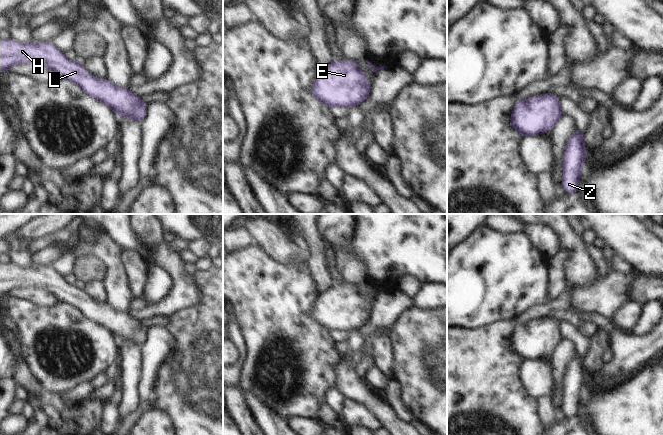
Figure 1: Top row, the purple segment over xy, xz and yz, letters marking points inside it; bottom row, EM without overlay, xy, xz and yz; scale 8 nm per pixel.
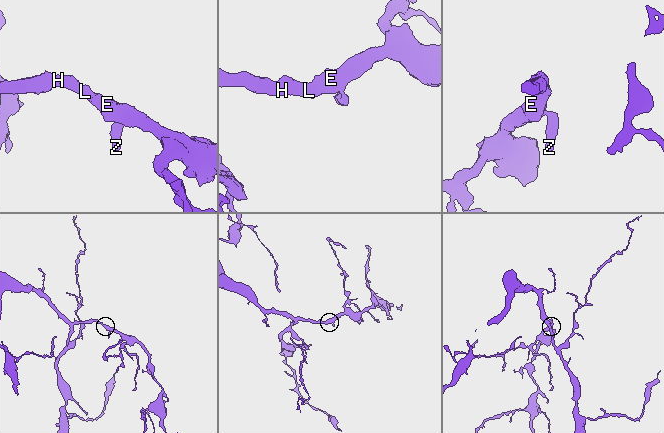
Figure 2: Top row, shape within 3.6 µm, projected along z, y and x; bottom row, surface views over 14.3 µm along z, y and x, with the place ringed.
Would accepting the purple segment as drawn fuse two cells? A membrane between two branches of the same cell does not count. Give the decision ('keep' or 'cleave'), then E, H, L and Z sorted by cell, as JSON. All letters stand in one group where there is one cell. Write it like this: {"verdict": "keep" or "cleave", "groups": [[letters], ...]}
{"verdict": "keep", "groups": [["E", "H", "L", "Z"]]}

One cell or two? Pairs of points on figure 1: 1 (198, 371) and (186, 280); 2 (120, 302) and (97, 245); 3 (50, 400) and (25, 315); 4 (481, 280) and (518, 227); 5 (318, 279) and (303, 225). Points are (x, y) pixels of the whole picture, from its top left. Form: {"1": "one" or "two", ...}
{"1": "two", "2": "one", "3": "two", "4": "two", "5": "one"}

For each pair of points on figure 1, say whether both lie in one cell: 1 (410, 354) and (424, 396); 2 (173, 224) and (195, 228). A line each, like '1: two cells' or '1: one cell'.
1: one cell
2: one cell

